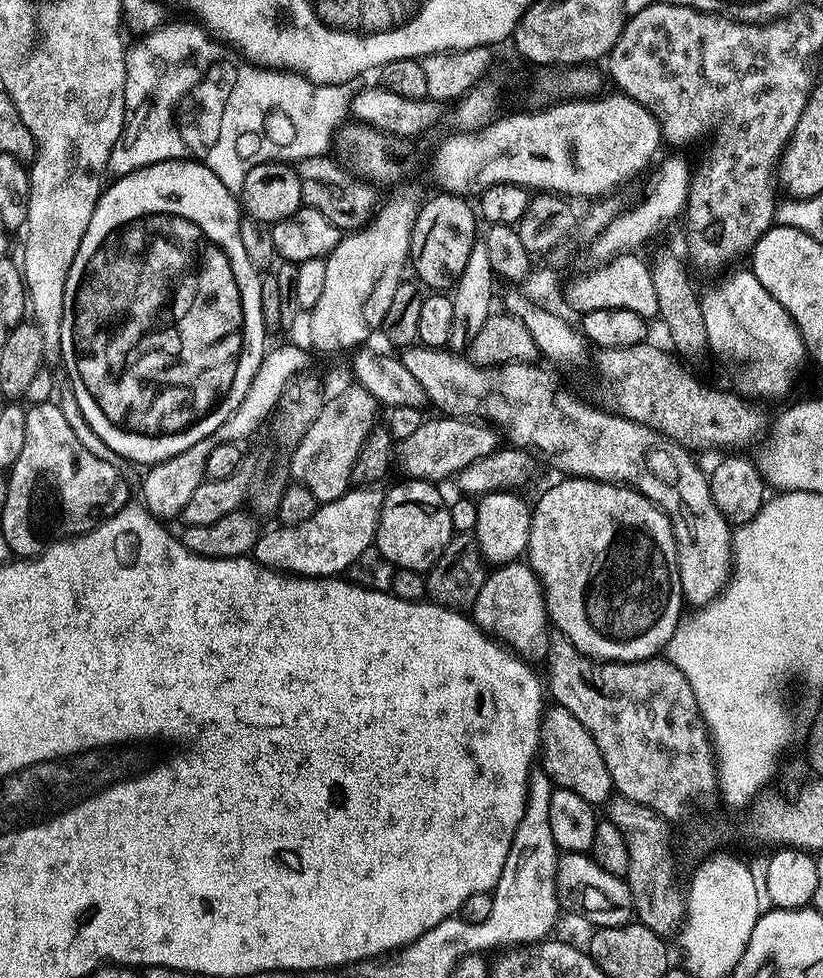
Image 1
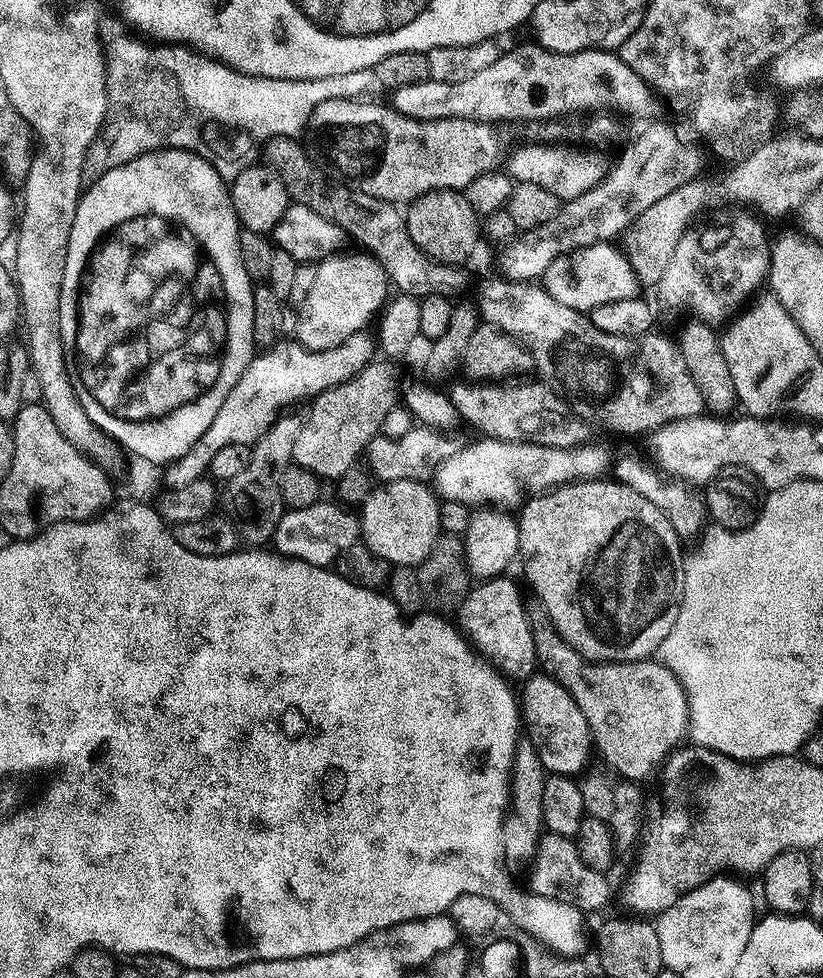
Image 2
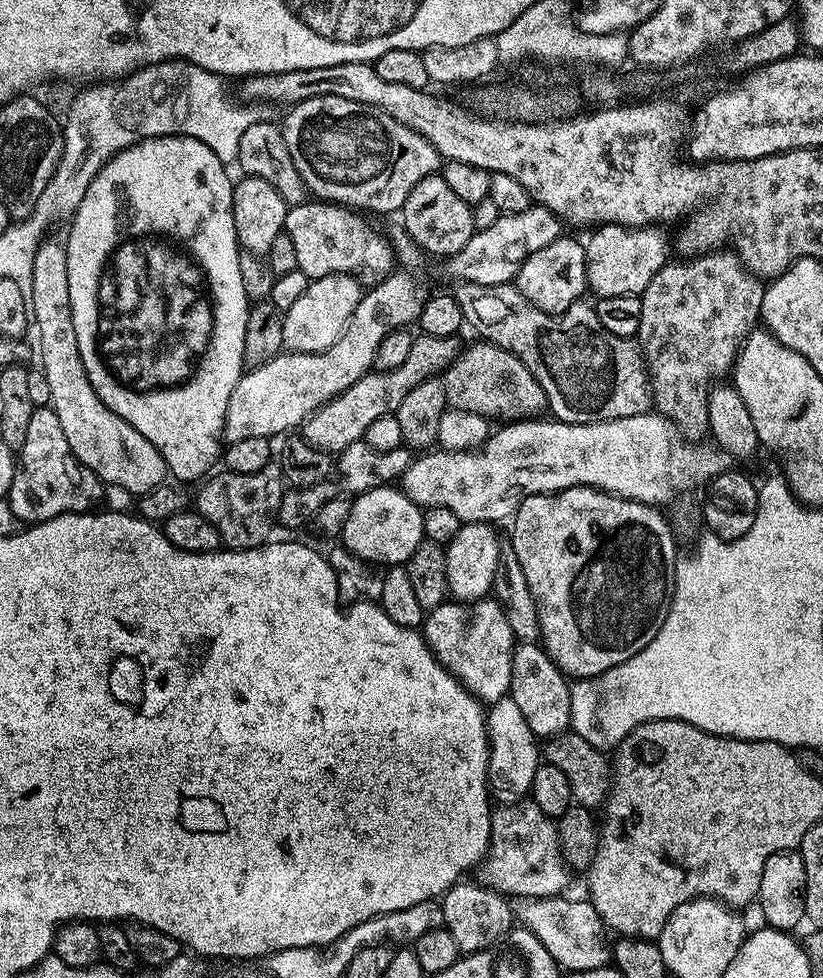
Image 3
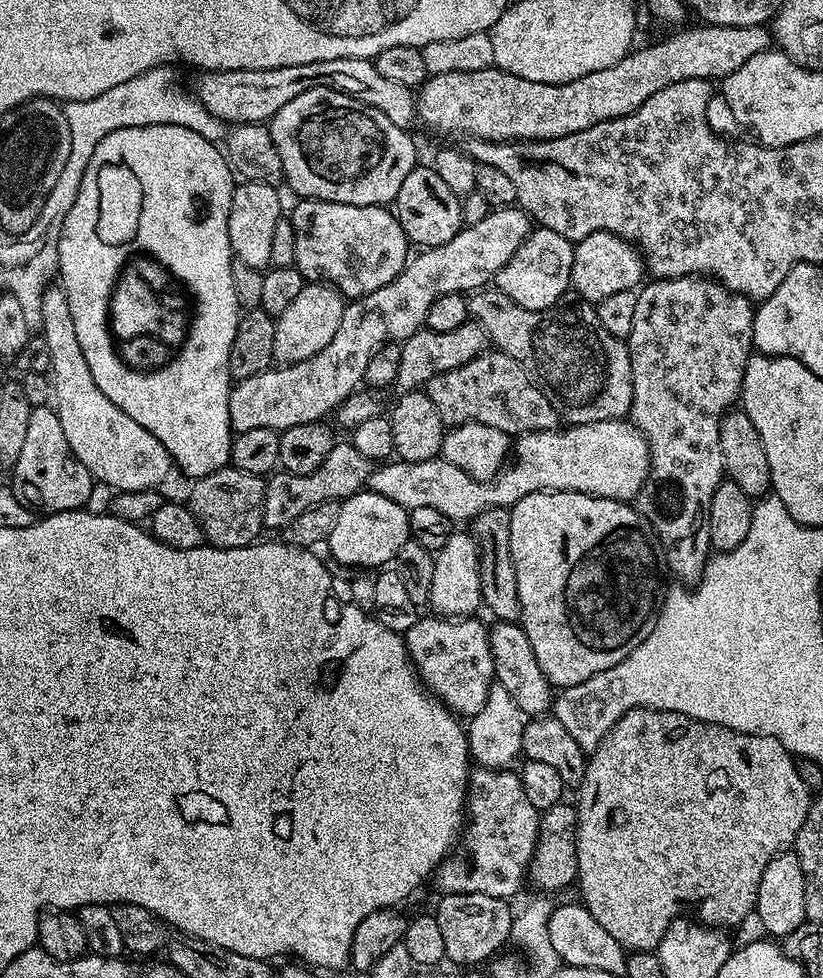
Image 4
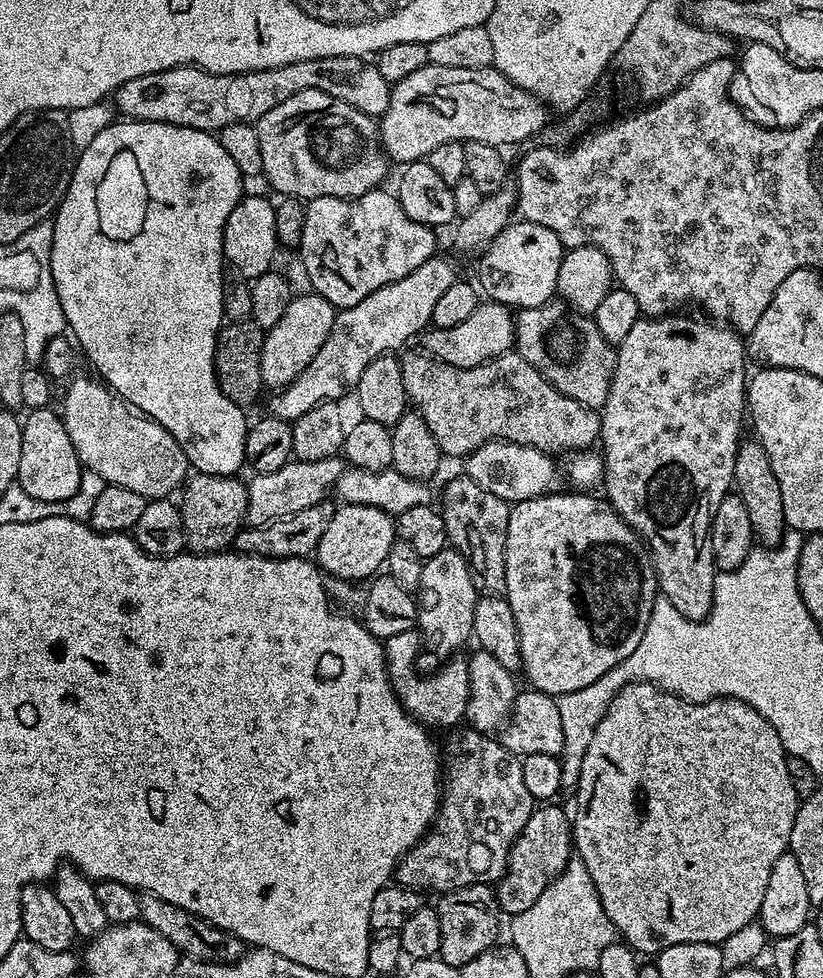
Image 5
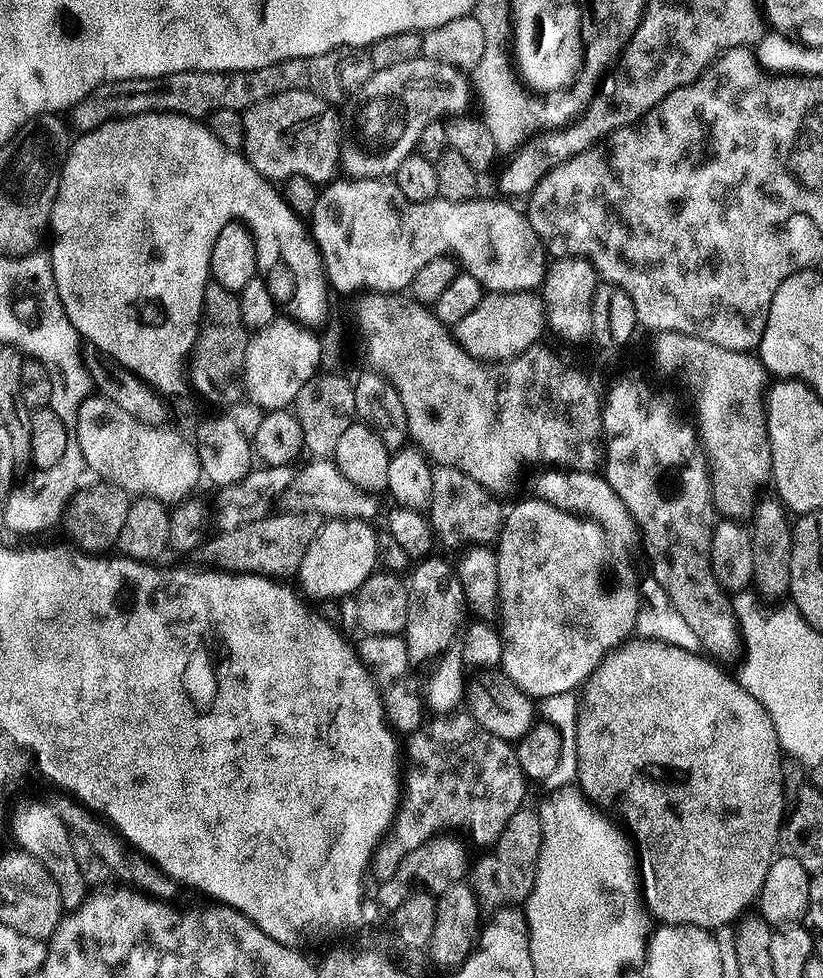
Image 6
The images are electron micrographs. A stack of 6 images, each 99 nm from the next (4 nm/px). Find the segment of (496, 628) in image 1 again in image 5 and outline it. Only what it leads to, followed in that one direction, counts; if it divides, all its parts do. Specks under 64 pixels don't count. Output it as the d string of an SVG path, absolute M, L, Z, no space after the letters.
M416 628L402 630L402 634L394 634L383 641L384 662L388 665L388 681L394 694L400 699L409 716L423 724L425 729L444 728L452 730L466 717L466 706L470 698L470 674L467 659L448 658L437 672L423 676L416 669L416 655L422 652L422 636Z

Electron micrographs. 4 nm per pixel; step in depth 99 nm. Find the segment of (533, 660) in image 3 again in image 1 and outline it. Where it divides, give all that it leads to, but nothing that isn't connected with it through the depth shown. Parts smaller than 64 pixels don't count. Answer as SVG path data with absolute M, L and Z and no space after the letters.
M559 706L545 707L540 717L538 760L555 787L574 790L574 794L586 798L586 802L594 806L607 805L613 795L610 770L606 770L606 762L602 762L602 750L598 750L586 726L582 726L582 722L578 722L570 710Z

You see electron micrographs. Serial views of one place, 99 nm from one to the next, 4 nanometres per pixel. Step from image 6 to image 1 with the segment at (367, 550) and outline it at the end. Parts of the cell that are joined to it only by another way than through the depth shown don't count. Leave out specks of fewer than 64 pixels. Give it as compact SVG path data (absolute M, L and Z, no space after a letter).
M404 478L401 481L401 484L396 484L392 489L384 492L384 501L380 503L380 521L376 526L374 547L397 568L424 574L434 566L434 562L438 562L442 550L446 550L446 546L452 541L454 533L450 522L449 501L444 500L443 494L436 489L439 487L435 483L411 478Z

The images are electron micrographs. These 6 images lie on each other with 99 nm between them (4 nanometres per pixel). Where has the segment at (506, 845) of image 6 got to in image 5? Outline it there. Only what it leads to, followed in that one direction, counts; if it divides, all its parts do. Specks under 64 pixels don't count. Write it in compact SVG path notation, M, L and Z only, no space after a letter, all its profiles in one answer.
M544 802L533 807L526 826L518 834L508 855L508 869L495 885L496 903L501 913L517 916L522 910L530 910L538 902L538 894L567 866L573 853L572 821L569 813L563 812L556 802Z

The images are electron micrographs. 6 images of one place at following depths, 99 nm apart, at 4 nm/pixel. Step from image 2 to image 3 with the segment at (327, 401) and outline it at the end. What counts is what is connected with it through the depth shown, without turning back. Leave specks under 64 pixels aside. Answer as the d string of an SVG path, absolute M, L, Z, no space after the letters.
M417 335L410 346L410 354L402 366L373 370L367 372L350 390L338 394L330 402L326 402L317 412L313 412L302 425L302 435L310 446L329 454L345 452L350 442L358 442L364 438L366 430L382 414L395 414L402 398L418 386L418 382L426 382L431 376L443 373L462 351L456 336L434 338L433 336Z

